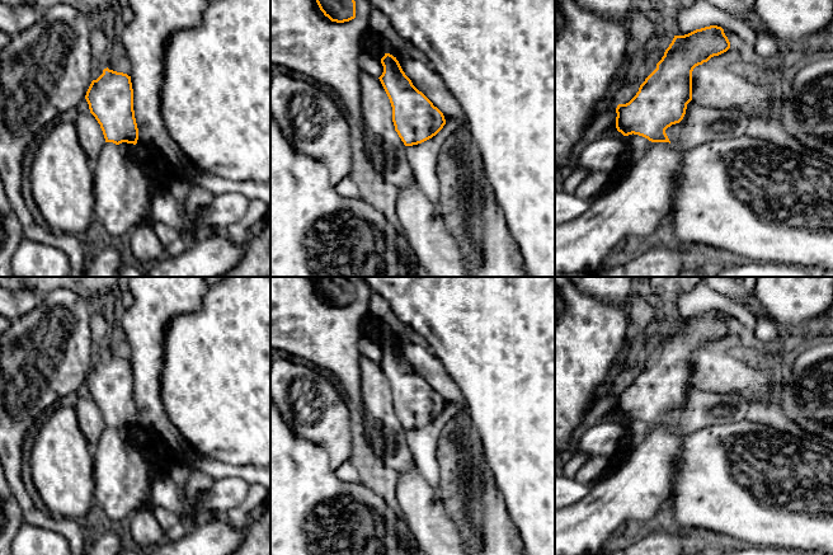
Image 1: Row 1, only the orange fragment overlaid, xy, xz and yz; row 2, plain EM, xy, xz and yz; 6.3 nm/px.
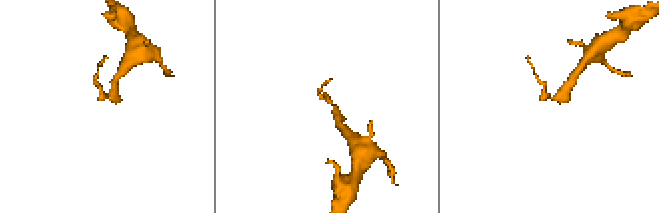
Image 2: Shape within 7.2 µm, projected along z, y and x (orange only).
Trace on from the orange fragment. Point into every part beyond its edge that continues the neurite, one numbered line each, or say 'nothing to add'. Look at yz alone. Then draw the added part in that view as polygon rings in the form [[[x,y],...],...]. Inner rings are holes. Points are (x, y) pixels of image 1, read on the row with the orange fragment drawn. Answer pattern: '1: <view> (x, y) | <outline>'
1: yz (635, 207) | [[[655,142],[641,159],[634,161],[625,179],[612,191],[602,192],[590,199],[588,210],[578,218],[555,226],[555,276],[597,272],[621,239],[653,241],[656,229],[669,221],[673,211],[674,182],[682,171],[684,151],[669,142]]]

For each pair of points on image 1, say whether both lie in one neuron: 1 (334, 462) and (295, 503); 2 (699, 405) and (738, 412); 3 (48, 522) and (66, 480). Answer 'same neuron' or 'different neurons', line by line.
1: different neurons
2: same neuron
3: different neurons

